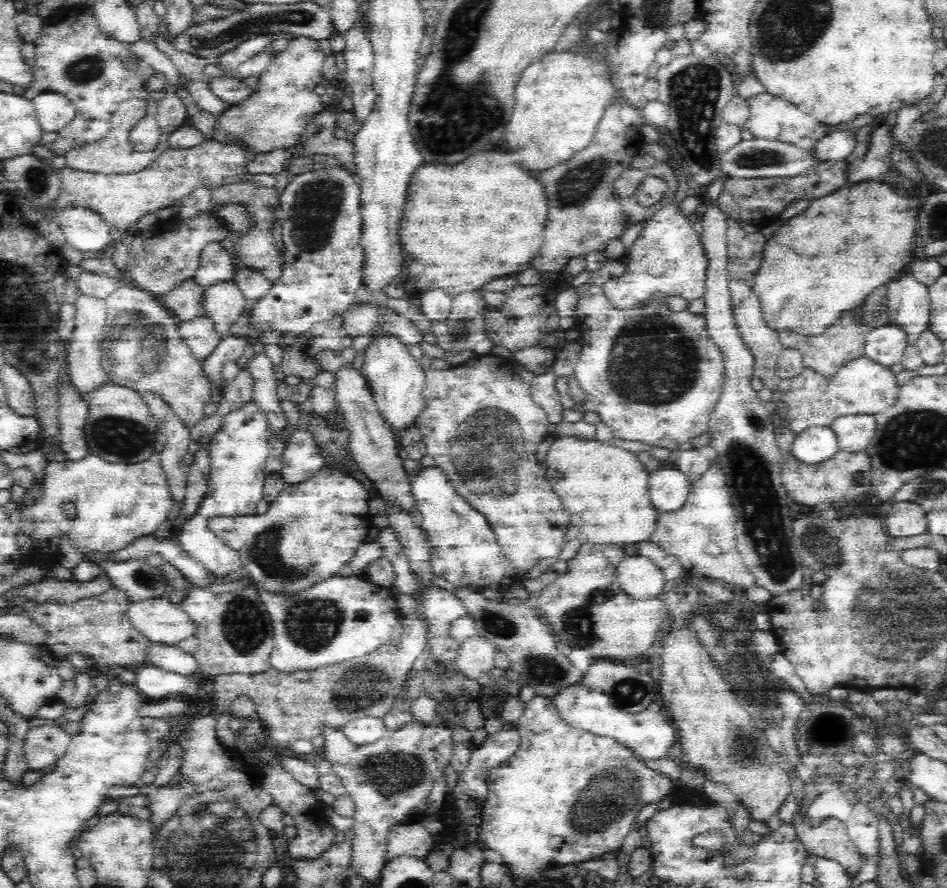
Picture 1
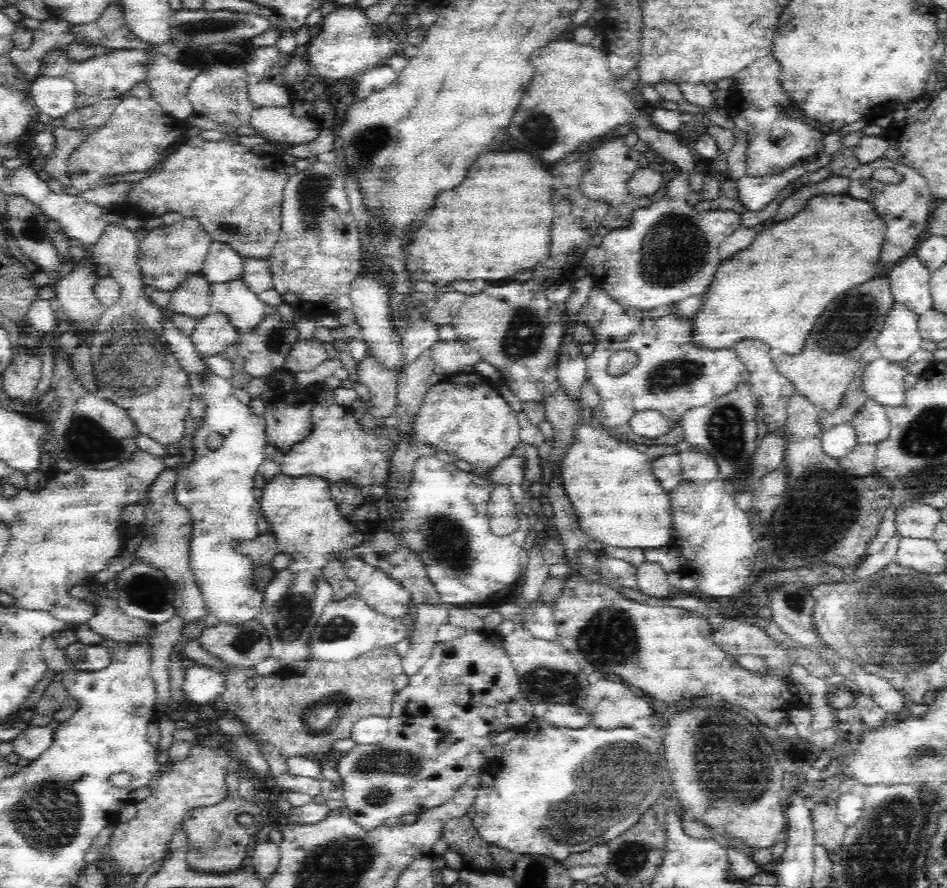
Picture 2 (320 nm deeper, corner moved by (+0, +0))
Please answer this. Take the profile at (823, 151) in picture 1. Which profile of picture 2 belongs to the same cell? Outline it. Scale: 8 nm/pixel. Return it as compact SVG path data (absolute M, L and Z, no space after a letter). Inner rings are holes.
M820 151L794 162L793 165L774 174L757 177L743 176L736 181L740 201L744 203L748 211L761 211L776 198L780 190L784 190L788 184L802 178L805 172L816 172L816 170L828 166L831 158L830 154Z

